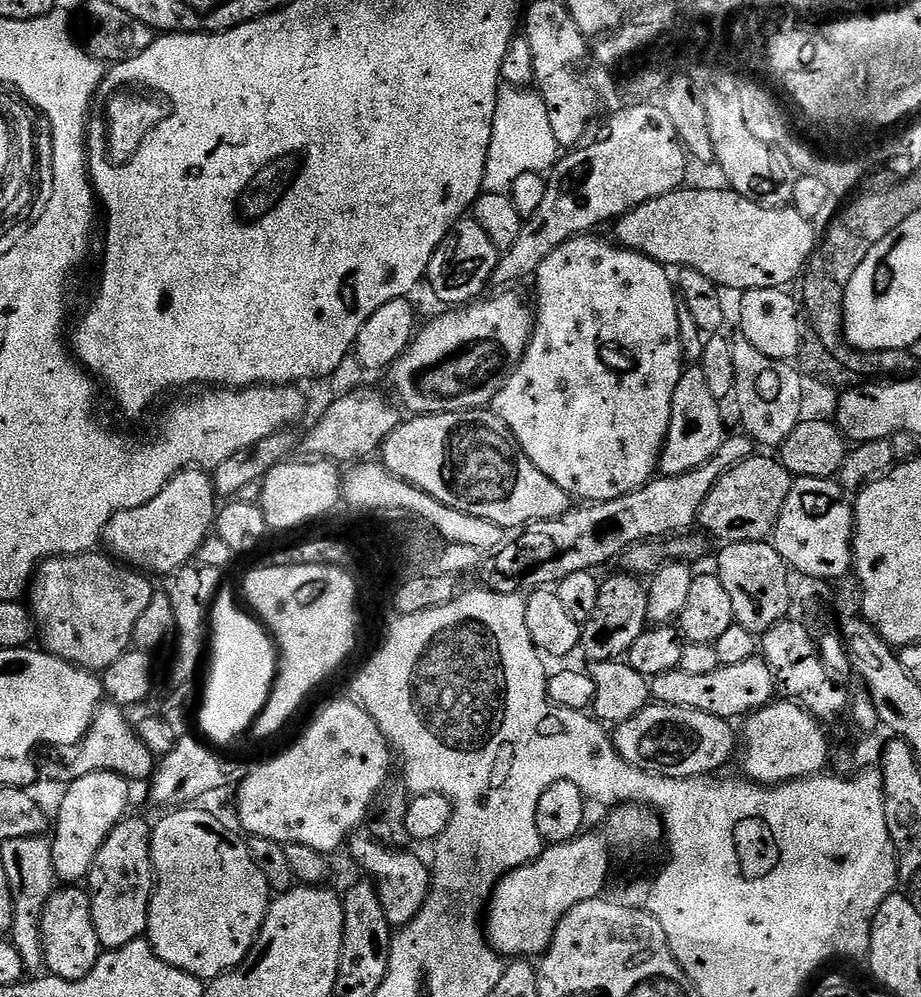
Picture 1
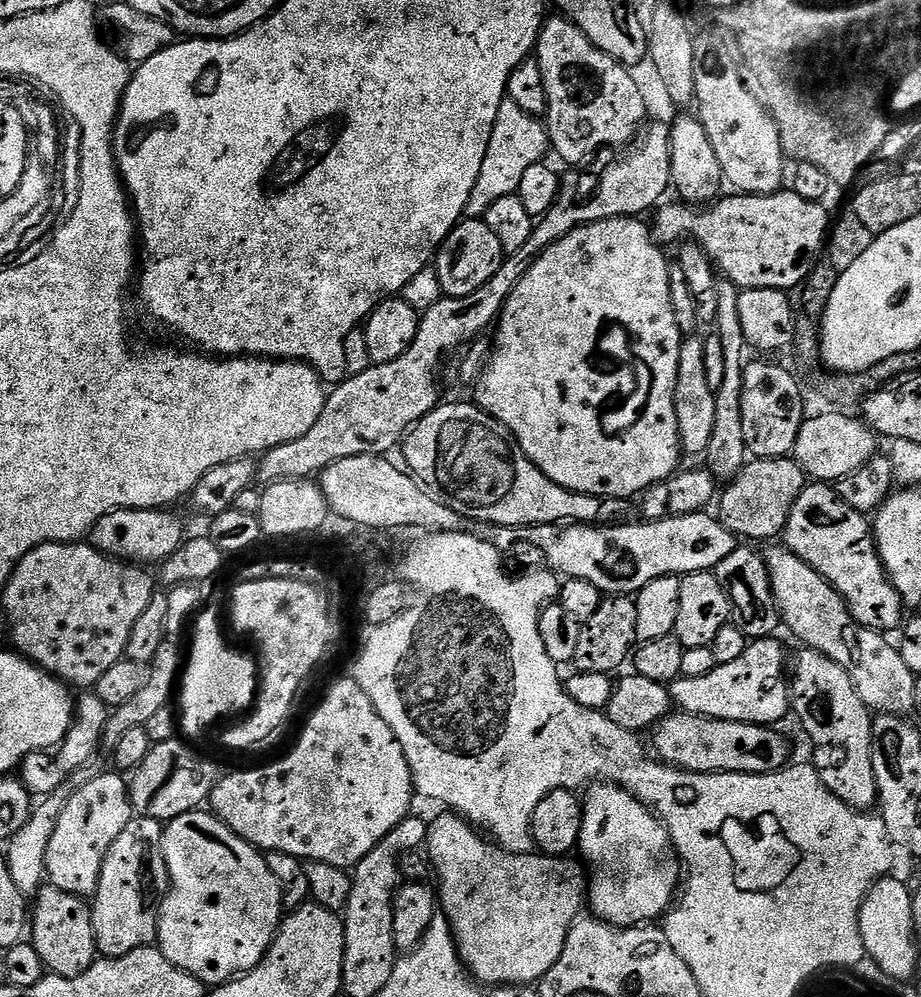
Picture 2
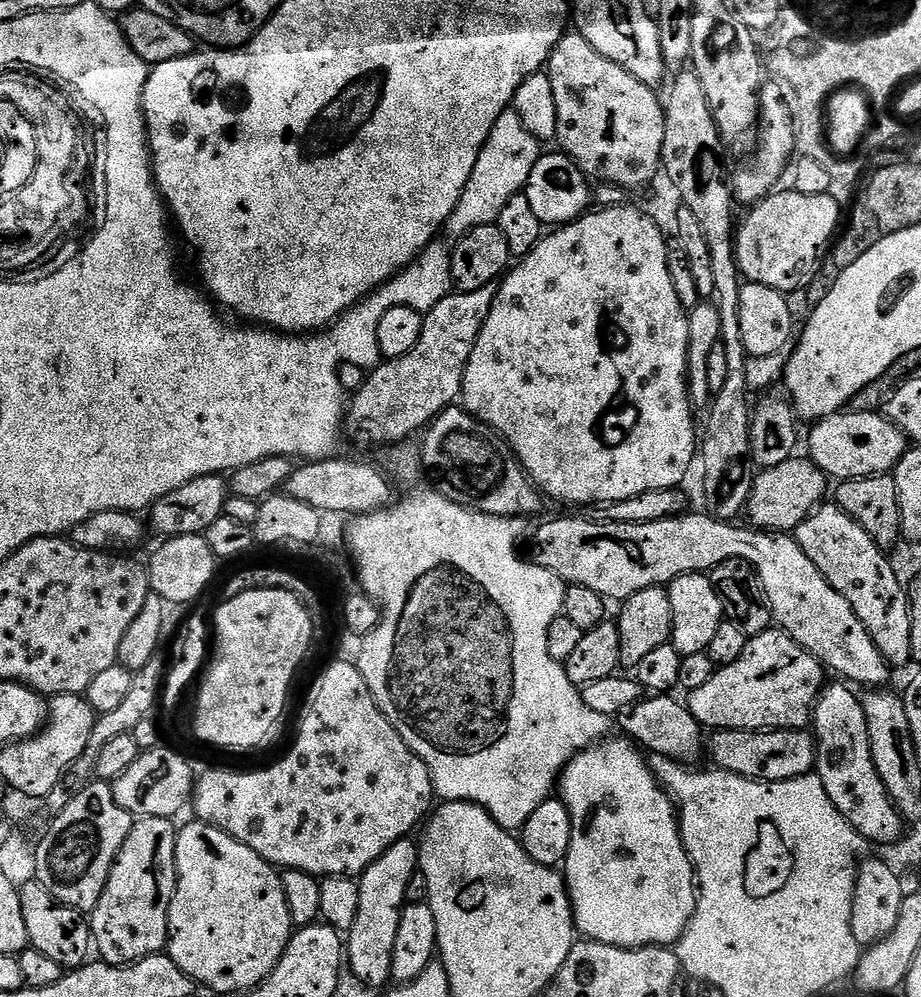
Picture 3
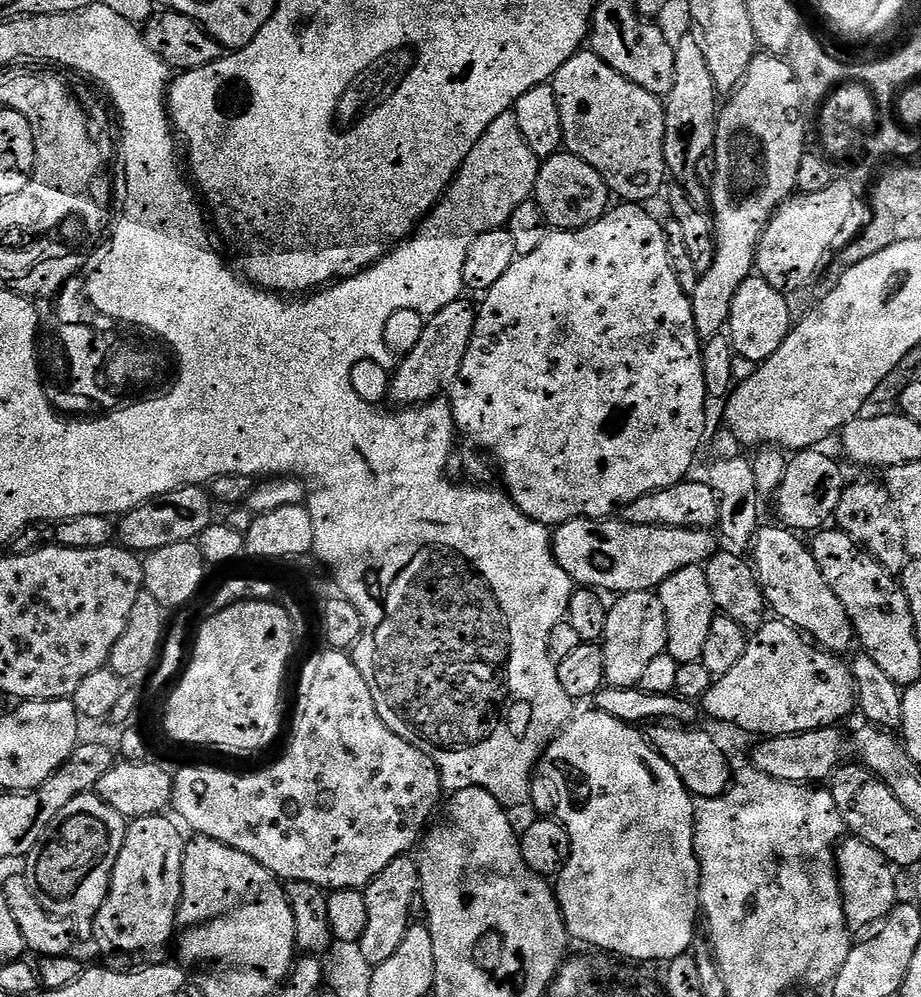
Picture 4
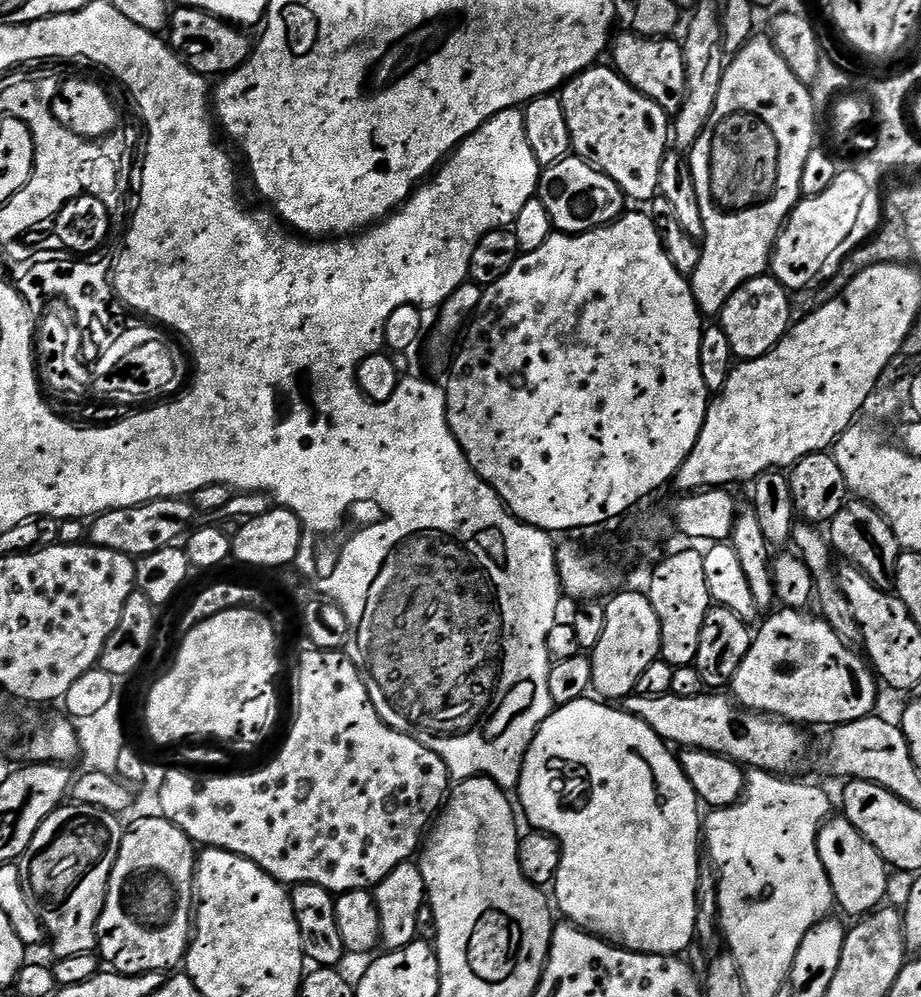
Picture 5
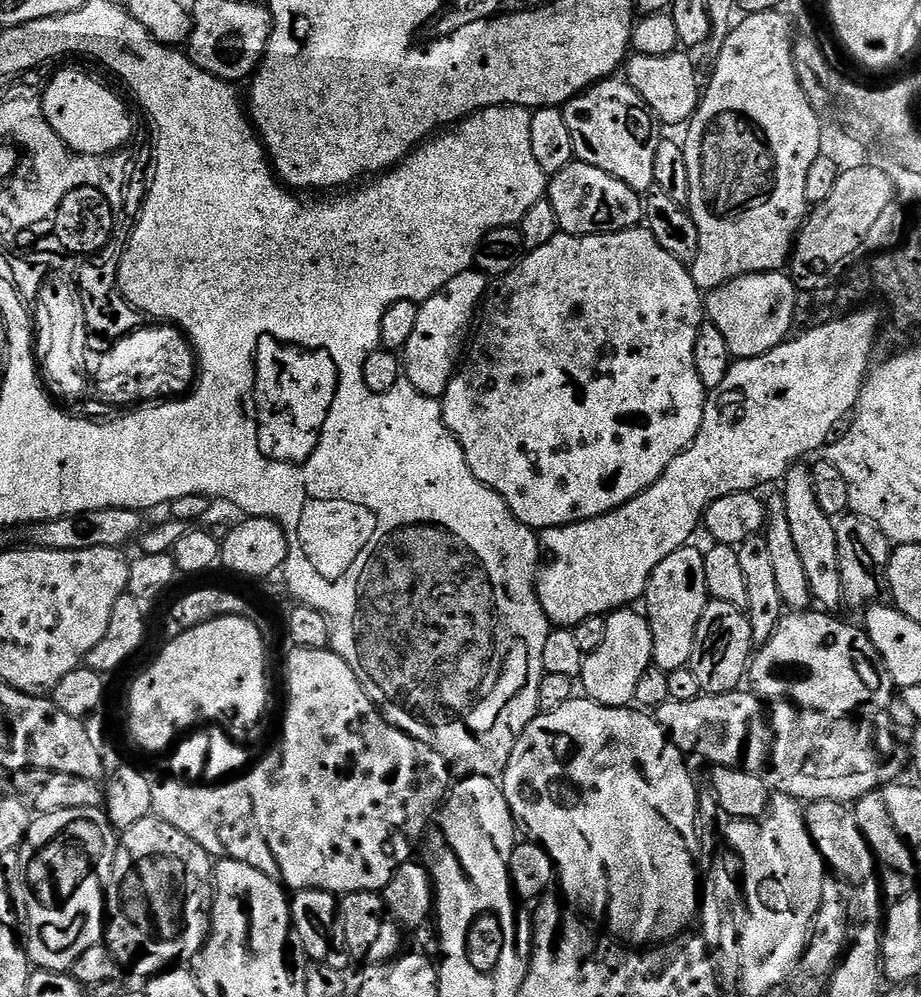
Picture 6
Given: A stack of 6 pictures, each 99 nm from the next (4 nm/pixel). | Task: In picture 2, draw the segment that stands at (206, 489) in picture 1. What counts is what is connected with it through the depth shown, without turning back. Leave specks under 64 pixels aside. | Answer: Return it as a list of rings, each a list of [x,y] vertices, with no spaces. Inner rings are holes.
[[[119,508],[107,514],[93,526],[90,543],[105,556],[121,562],[131,562],[137,566],[159,565],[168,560],[184,543],[186,533],[184,524],[172,513],[172,510],[159,508]]]

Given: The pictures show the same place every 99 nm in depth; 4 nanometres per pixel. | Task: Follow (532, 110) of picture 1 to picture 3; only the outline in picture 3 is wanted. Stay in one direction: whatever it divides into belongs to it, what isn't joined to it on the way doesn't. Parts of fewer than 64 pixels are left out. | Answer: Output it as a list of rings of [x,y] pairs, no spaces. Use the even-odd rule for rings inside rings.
[[[509,110],[500,115],[478,154],[478,162],[474,162],[474,174],[470,174],[470,182],[466,182],[466,190],[454,214],[448,219],[446,232],[452,238],[459,238],[471,228],[497,223],[506,202],[523,193],[530,178],[530,170],[534,170],[542,155],[540,148],[541,141],[536,140],[534,134],[526,130],[526,126],[522,126],[522,118],[518,118],[516,112]]]

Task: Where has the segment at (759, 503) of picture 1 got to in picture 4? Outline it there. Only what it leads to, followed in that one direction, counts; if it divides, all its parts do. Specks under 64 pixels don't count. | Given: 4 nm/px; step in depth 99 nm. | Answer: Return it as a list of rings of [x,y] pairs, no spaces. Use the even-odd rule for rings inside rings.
[[[824,450],[797,451],[789,459],[786,474],[774,497],[776,516],[780,519],[777,521],[797,534],[815,534],[821,531],[835,517],[838,501],[842,499],[842,490],[846,486],[839,462],[831,460],[826,453],[820,451]]]

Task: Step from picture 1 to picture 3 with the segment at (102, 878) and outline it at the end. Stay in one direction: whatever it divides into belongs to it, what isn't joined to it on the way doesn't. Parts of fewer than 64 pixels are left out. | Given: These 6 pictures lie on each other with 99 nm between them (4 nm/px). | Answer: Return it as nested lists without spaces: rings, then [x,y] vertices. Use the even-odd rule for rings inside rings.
[[[146,816],[132,825],[122,850],[118,850],[106,890],[98,898],[98,906],[90,913],[90,927],[95,951],[100,951],[99,959],[106,964],[123,966],[136,964],[147,956],[161,955],[168,947],[168,915],[170,902],[176,889],[176,834],[177,825],[169,818]]]

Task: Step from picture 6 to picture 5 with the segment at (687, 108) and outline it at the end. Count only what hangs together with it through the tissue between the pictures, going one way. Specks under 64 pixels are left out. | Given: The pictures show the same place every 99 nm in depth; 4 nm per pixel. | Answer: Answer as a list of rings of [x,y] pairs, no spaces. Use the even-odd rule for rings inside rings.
[[[625,30],[618,36],[611,41],[610,57],[612,56],[611,63],[620,77],[646,98],[658,102],[664,112],[676,113],[686,96],[686,72],[681,41],[676,38],[649,40],[646,36],[637,36],[631,30]]]

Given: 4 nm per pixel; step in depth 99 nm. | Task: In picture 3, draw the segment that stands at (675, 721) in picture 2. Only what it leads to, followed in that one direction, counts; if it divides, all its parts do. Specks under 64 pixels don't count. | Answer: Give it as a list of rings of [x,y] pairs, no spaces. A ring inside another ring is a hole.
[[[733,728],[716,730],[706,744],[706,752],[717,769],[733,772],[751,780],[782,782],[790,778],[807,776],[816,767],[814,736],[808,730],[765,730],[739,732]]]

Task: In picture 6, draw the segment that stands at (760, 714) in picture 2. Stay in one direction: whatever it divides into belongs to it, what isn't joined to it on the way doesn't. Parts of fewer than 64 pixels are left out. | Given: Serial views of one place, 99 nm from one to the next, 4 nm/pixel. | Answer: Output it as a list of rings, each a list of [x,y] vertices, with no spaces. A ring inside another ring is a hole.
[[[792,610],[780,617],[774,634],[766,643],[759,645],[758,651],[750,661],[746,680],[751,691],[768,702],[788,701],[797,708],[809,708],[815,712],[824,712],[827,716],[845,718],[868,718],[887,713],[892,705],[894,685],[882,662],[882,654],[874,650],[868,633],[863,627],[847,624],[844,620],[835,620],[835,615],[824,610]]]

